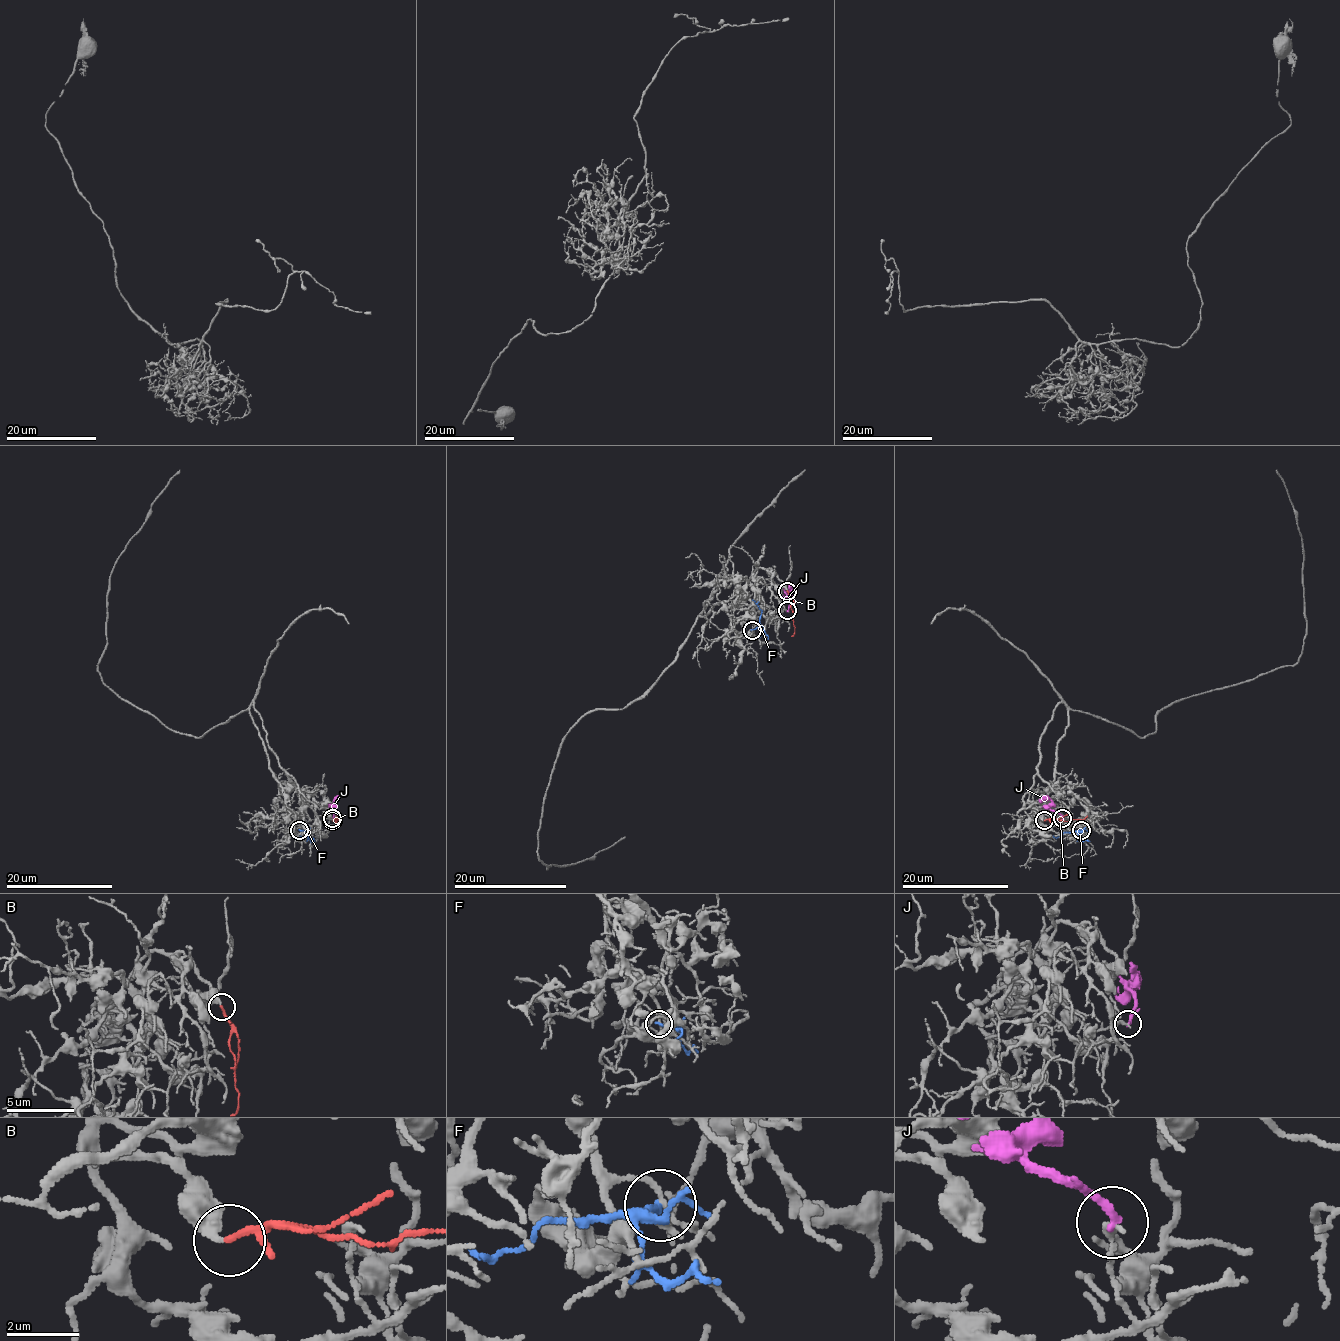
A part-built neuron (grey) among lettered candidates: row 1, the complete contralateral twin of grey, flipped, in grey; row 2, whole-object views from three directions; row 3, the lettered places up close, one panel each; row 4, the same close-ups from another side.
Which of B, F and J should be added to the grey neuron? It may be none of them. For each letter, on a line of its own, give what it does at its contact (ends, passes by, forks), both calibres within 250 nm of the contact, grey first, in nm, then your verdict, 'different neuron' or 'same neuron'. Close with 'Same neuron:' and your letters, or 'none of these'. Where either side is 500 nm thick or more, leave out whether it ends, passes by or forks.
B: it ends; calibres 320 and 200 nm; same neuron
F: it ends; calibres 140 and 220 nm; different neuron
J: it ends; calibres 200 and 240 nm; different neuron
Same neuron: B

